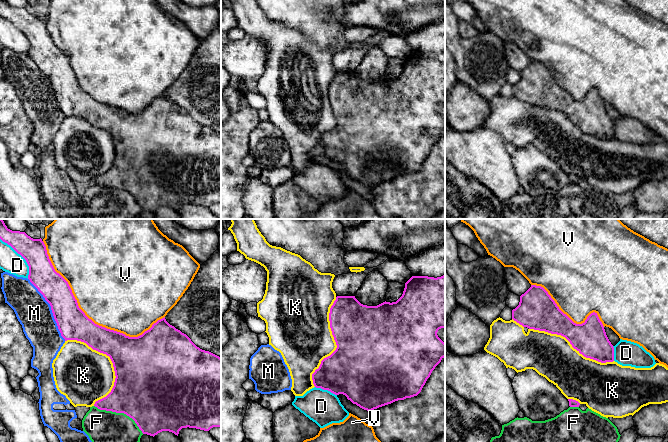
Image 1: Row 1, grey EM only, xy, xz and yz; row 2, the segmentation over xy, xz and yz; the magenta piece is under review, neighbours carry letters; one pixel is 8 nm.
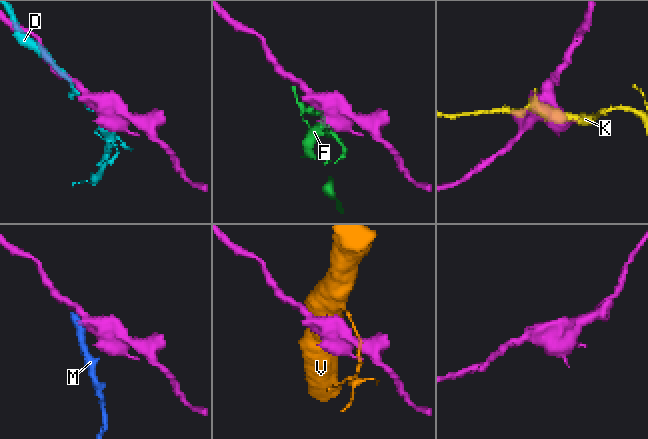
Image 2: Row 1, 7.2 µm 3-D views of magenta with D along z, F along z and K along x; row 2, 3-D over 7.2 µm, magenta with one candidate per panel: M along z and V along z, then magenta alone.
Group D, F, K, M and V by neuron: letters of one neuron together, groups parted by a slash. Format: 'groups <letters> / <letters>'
groups D / F / K / M / V

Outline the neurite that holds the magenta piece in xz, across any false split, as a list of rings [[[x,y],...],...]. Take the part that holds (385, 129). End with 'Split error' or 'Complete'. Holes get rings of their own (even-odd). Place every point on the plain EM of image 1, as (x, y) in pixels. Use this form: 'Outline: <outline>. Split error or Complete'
Outline: [[[445,51],[437,54],[412,52],[405,59],[403,70],[396,78],[390,79],[385,77],[377,82],[363,81],[355,74],[355,72],[337,72],[330,84],[329,97],[337,124],[330,132],[321,137],[319,144],[312,150],[313,160],[316,164],[328,166],[335,171],[343,170],[353,180],[356,180],[367,187],[372,187],[398,176],[417,172],[421,168],[432,147],[445,133],[445,119],[437,111],[439,105],[445,104]]]. Complete

